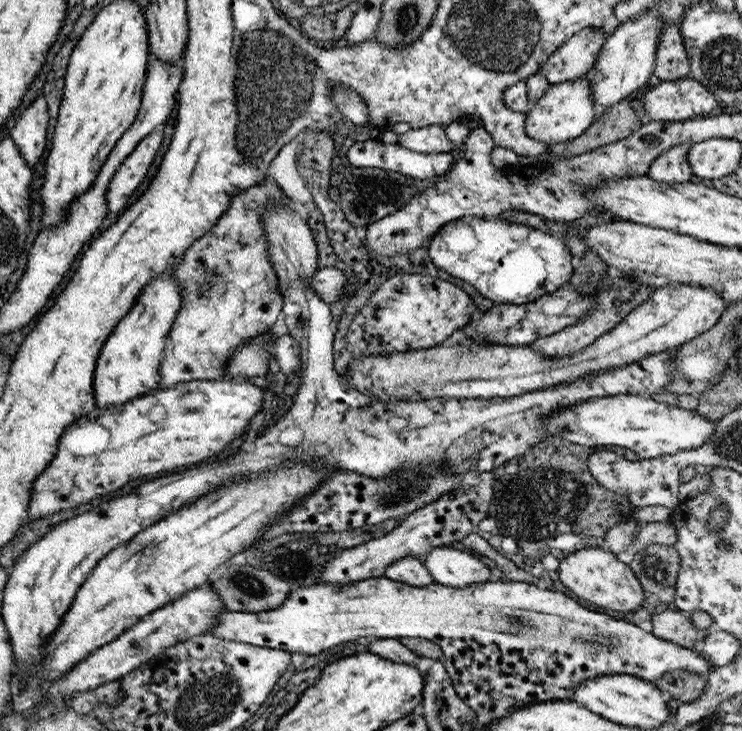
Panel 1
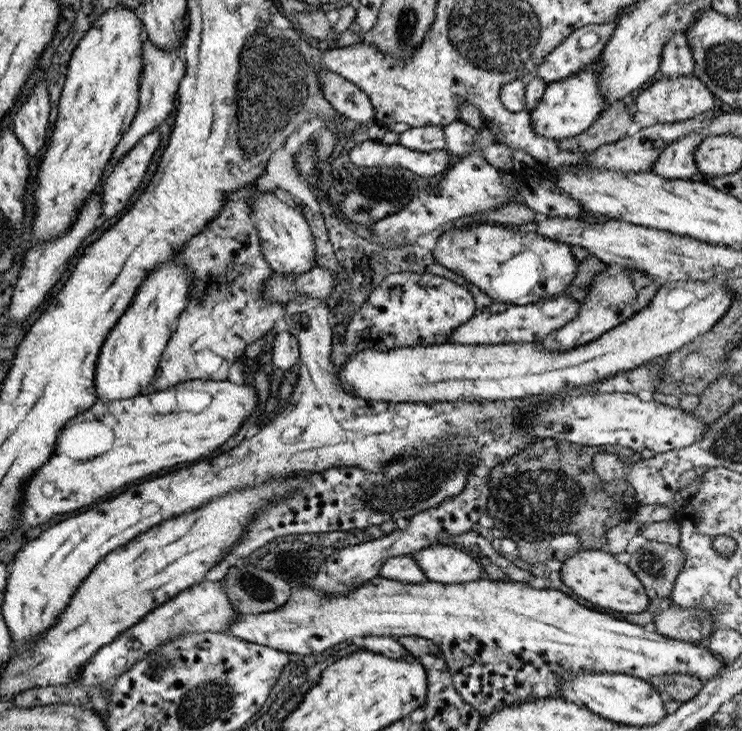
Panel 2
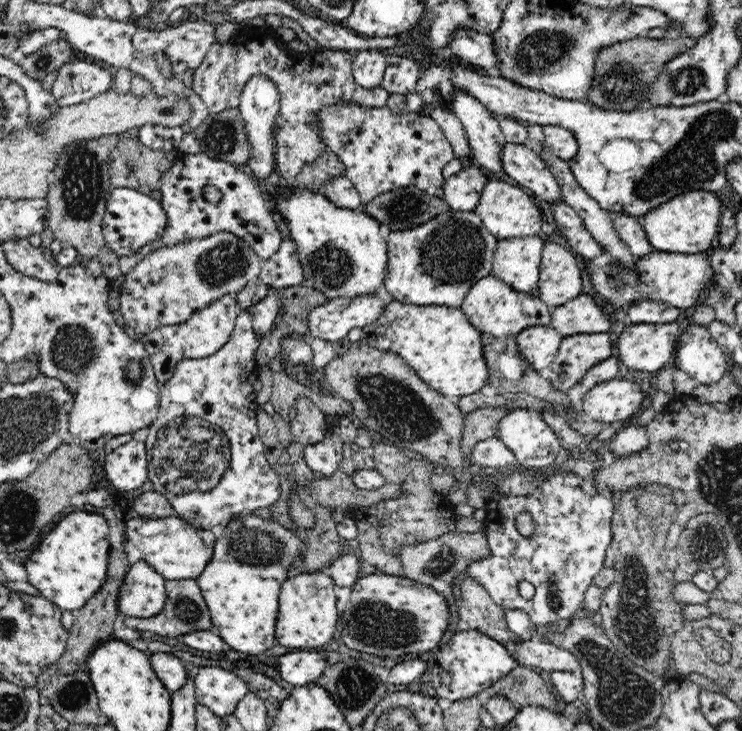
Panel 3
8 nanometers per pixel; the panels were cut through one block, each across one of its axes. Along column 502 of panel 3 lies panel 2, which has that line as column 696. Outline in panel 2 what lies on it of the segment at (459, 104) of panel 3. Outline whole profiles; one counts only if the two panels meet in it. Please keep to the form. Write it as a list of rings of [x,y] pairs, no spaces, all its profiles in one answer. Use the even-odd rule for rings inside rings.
[[[689,133],[683,139],[669,143],[652,164],[650,171],[661,178],[687,180],[696,171],[693,153],[705,138],[703,133]]]

